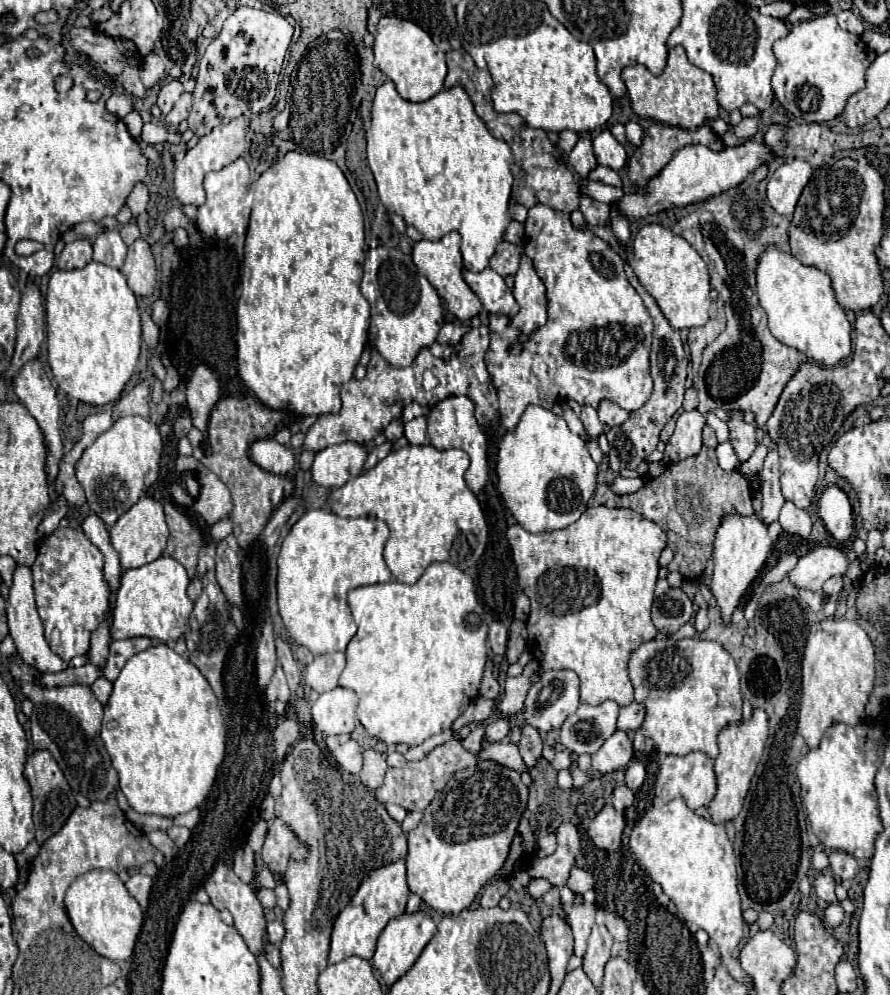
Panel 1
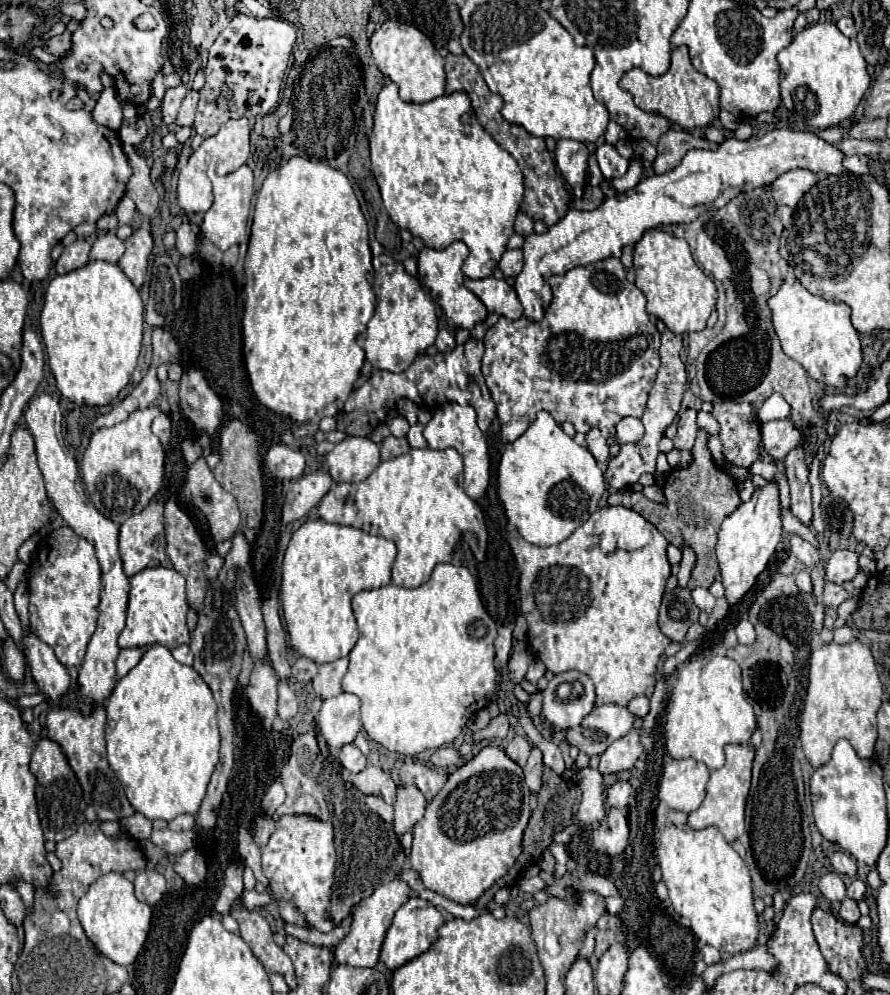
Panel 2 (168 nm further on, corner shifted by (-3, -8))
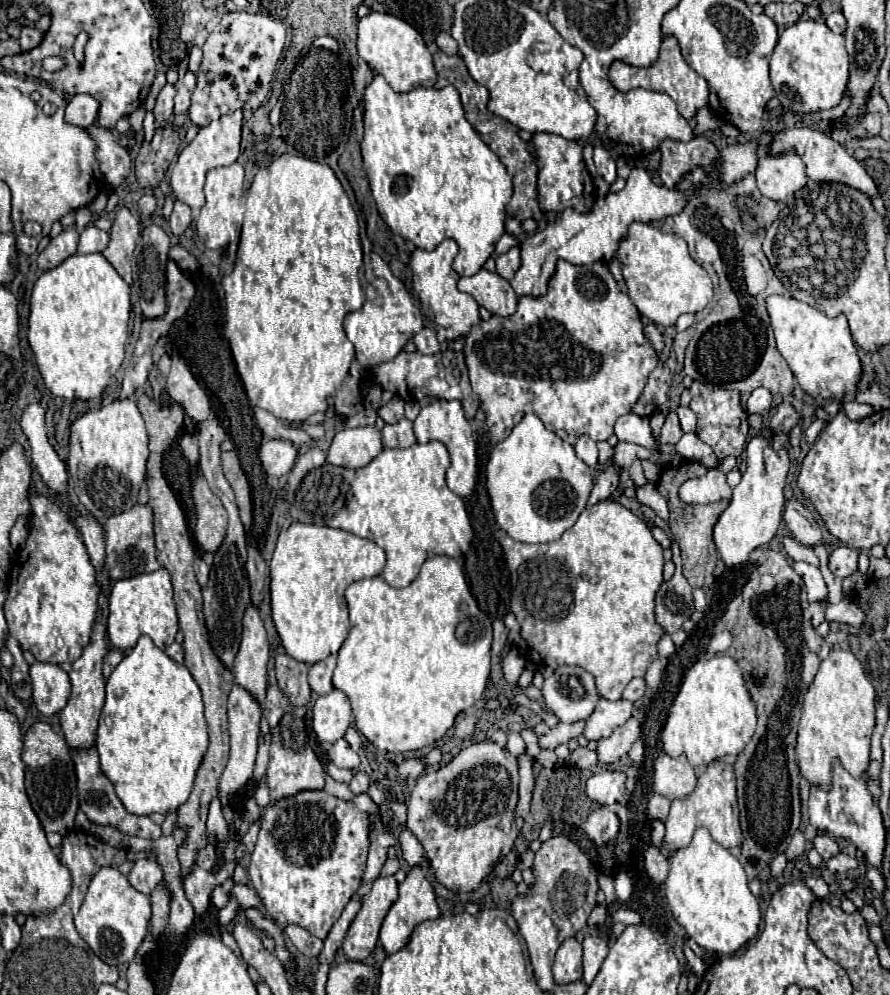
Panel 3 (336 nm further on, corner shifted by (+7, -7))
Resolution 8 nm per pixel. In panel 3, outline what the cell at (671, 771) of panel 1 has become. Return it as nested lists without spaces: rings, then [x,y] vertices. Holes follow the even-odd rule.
[[[660,754],[654,762],[652,791],[668,796],[670,800],[684,798],[696,786],[696,770],[690,766],[686,756],[670,758]]]

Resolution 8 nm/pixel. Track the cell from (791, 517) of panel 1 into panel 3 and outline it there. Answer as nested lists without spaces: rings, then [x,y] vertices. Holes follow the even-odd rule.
[[[792,562],[792,568],[804,578],[810,602],[828,602],[828,588],[816,566],[806,562]]]

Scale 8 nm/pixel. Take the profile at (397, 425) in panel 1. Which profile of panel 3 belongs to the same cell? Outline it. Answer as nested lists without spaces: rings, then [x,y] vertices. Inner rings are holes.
[[[394,396],[388,404],[384,404],[378,412],[380,418],[384,418],[386,424],[394,424],[404,416],[404,400],[400,396]]]

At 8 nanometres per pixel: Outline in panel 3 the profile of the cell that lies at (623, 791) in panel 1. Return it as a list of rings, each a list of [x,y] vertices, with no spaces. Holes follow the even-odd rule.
[[[600,772],[586,780],[586,794],[590,800],[604,806],[622,802],[624,782],[626,782],[624,772]]]

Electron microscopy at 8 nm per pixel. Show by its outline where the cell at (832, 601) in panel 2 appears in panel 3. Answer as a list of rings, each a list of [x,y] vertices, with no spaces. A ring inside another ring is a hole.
[[[822,602],[810,604],[810,614],[812,614],[812,626],[814,628],[818,628],[824,622],[824,610],[826,610],[826,604],[822,604]]]

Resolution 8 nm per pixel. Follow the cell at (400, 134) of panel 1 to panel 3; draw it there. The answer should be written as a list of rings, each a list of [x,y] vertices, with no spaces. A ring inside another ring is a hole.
[[[376,74],[364,92],[362,158],[378,212],[394,234],[424,250],[434,250],[444,238],[456,240],[460,252],[454,258],[454,270],[460,276],[474,276],[494,254],[494,246],[504,234],[506,204],[512,198],[512,176],[466,120],[454,86],[418,86],[398,94]]]

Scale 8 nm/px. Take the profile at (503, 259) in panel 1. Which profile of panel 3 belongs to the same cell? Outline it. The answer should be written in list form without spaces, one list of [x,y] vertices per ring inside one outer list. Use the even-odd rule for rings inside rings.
[[[518,246],[510,248],[506,254],[496,256],[496,272],[498,272],[502,278],[512,280],[518,268],[520,268],[520,248],[518,248]]]

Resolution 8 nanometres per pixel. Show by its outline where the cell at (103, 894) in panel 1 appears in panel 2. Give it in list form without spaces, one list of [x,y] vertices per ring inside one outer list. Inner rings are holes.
[[[122,873],[102,875],[78,901],[78,919],[96,949],[118,965],[136,961],[150,931],[152,909],[134,897],[134,885]]]

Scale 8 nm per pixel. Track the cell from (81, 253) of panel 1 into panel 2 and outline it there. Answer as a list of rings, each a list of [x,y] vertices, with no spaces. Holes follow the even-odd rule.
[[[78,239],[64,249],[60,259],[56,261],[56,271],[58,275],[66,275],[74,269],[84,267],[88,261],[90,261],[90,243],[84,239]]]

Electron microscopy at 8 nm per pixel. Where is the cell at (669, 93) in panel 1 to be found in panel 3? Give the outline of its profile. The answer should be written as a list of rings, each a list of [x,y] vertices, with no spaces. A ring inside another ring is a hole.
[[[666,36],[662,40],[662,46],[660,46],[660,56],[654,64],[650,64],[648,68],[636,68],[636,66],[628,66],[620,60],[612,62],[610,66],[610,72],[608,72],[608,78],[610,82],[620,90],[620,92],[628,92],[632,88],[646,88],[646,90],[660,90],[660,92],[666,92],[678,106],[678,112],[690,120],[698,108],[706,106],[708,104],[708,84],[706,80],[696,74],[688,64],[686,60],[682,58],[680,54],[680,46],[678,46],[678,40],[674,36]]]

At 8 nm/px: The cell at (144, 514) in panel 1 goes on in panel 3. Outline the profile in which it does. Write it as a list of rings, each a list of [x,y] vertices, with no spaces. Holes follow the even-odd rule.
[[[136,504],[132,510],[118,516],[110,516],[104,522],[104,544],[106,544],[106,570],[116,582],[118,578],[132,578],[134,574],[154,572],[160,568],[154,548],[154,530],[152,530],[152,508]]]

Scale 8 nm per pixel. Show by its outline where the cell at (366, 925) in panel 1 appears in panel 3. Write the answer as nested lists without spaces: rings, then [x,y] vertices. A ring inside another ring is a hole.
[[[394,876],[376,878],[372,890],[366,894],[360,912],[348,928],[344,938],[344,952],[350,960],[362,962],[376,948],[378,932],[384,916],[398,898],[398,882]]]

